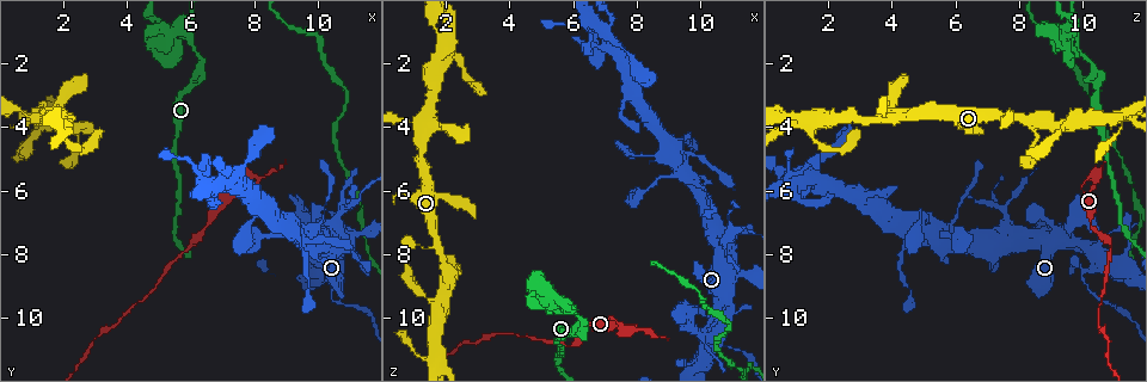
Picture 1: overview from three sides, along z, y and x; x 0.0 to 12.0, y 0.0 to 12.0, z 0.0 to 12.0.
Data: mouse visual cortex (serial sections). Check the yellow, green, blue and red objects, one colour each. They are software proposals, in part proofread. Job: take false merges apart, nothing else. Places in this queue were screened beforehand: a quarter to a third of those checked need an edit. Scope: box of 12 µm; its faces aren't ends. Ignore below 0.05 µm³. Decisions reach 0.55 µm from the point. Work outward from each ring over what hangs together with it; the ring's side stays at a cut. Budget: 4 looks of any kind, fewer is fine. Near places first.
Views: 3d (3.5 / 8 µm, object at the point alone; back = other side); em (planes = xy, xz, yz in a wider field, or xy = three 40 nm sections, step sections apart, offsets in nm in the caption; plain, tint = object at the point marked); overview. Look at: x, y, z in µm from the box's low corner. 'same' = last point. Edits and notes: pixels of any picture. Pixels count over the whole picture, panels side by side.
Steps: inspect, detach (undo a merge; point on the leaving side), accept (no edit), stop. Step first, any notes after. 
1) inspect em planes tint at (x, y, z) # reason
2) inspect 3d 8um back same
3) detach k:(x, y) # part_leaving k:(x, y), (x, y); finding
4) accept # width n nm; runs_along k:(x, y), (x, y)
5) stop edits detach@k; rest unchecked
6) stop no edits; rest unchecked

inspect 3d 3.5um at (7.9, 5.9, 10.2)

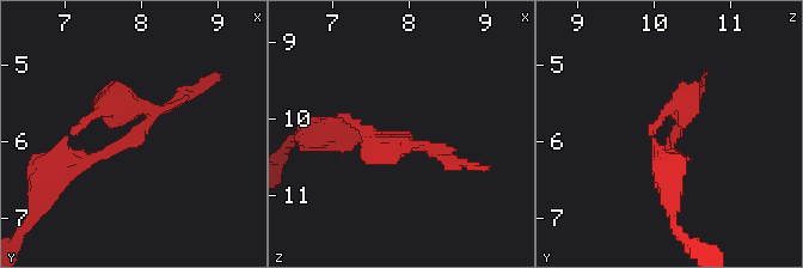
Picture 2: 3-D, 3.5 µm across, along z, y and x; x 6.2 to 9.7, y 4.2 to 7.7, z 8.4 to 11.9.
inspect em xy step 1 tint at (7.95, 5.90, 10.25) # shape alone is not enough

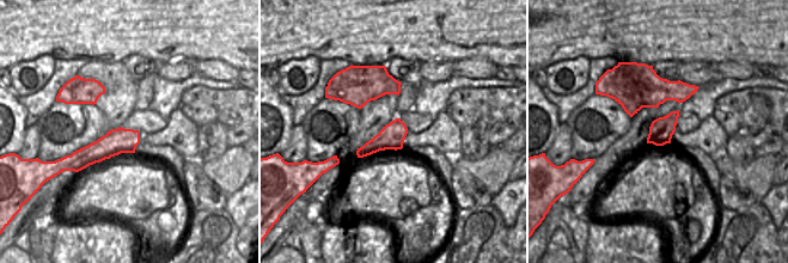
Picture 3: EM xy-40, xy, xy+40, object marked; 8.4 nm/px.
detach 2:(668, 107) # border 3:(680, 81), (680, 89), (688, 98); two cells meet here

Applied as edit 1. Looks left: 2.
inspect overview # redraw

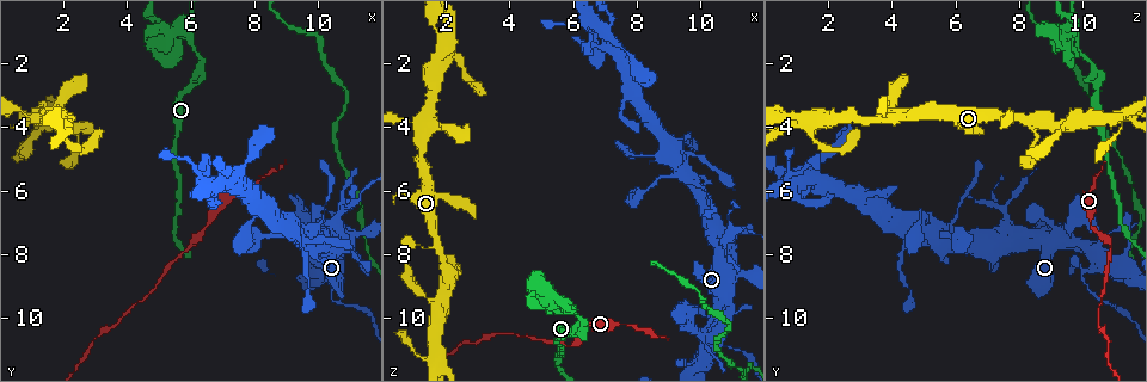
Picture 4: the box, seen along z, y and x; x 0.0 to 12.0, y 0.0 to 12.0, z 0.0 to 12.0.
inspect 3d 3.5um at (1.6, 3.6, 11.1) # two arms at a narrow angle

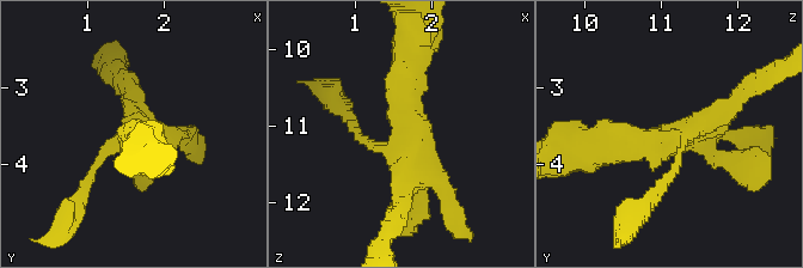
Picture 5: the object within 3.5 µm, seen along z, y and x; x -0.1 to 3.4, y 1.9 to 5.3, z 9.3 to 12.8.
accept # runs_along 5:(595, 146), (666, 142), (736, 102); continuous, no second cell

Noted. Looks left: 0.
stop edits detach@2; rest unchecked

